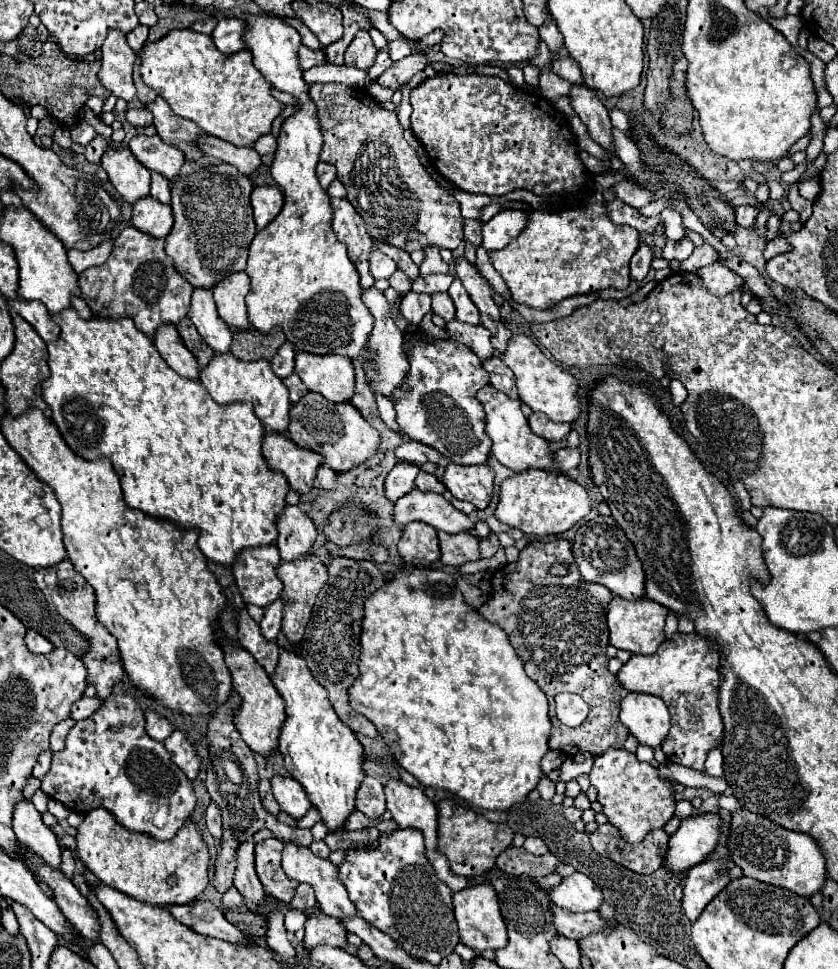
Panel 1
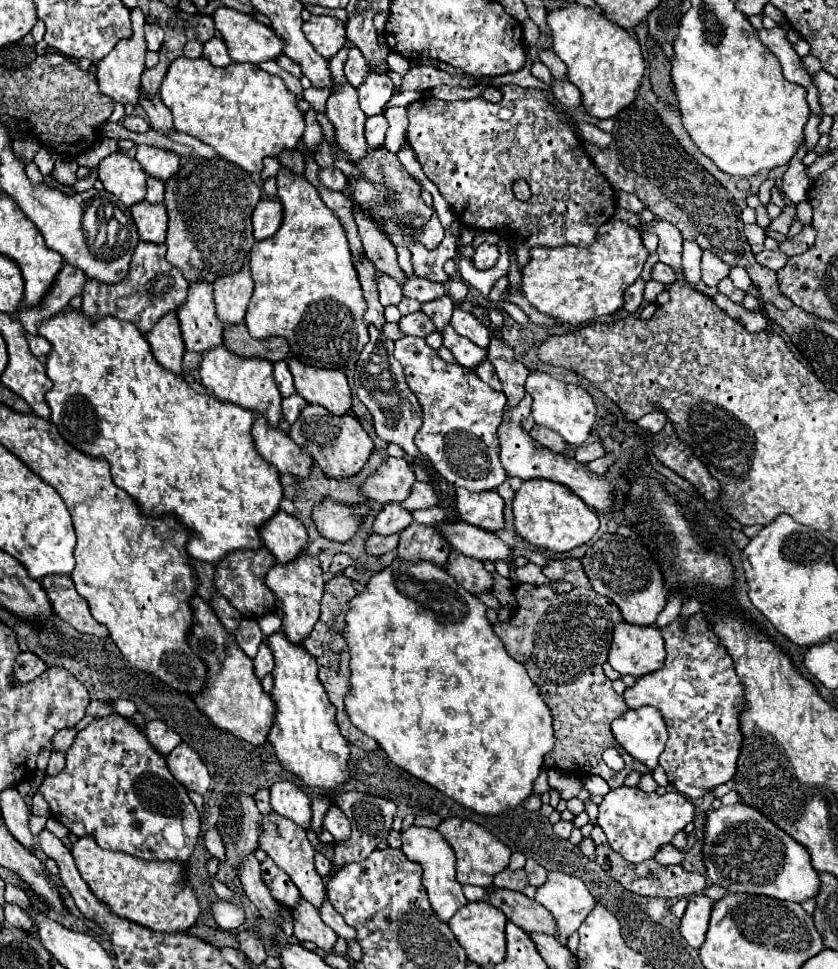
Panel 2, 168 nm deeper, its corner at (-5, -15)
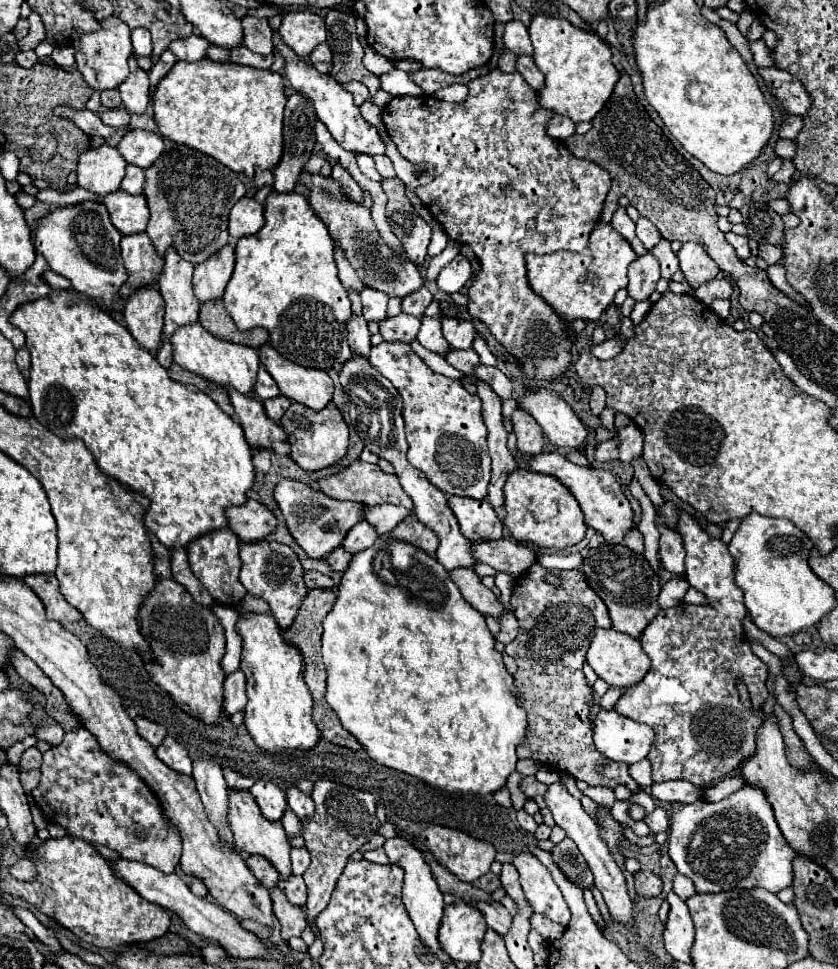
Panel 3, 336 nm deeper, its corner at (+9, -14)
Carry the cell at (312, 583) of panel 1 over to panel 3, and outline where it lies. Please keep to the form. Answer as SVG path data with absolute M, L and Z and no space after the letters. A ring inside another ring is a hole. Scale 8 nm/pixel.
M259 540L259 542L241 542L239 550L241 558L241 572L239 572L239 582L247 588L249 594L261 596L269 602L271 614L275 616L277 624L285 630L293 624L297 610L307 594L307 586L303 582L303 568L297 558L297 554L275 540Z

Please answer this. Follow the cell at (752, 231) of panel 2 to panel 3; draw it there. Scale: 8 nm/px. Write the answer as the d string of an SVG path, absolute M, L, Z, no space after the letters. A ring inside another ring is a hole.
M727 232L725 238L727 238L727 242L735 248L737 256L739 256L741 260L745 260L745 258L751 256L751 248L749 248L749 238L747 238L747 236L737 236L737 234L733 234L733 232Z

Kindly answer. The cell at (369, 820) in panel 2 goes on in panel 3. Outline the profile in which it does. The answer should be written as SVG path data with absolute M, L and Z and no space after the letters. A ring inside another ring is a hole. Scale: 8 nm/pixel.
M317 780L311 798L315 802L315 812L313 818L301 820L301 838L305 840L305 848L311 854L311 864L303 874L303 880L307 884L307 924L317 938L317 914L321 914L321 910L325 910L325 906L329 904L335 882L341 876L349 856L371 840L379 826L379 820L375 816L375 798L365 790L353 790L331 780Z

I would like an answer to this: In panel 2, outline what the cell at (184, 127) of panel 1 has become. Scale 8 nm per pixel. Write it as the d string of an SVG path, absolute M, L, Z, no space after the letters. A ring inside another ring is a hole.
M143 95L139 97L139 103L141 107L145 109L147 117L149 117L149 125L153 131L173 131L173 123L171 123L171 111L163 105L163 101L159 97L153 97L153 99L145 99Z

